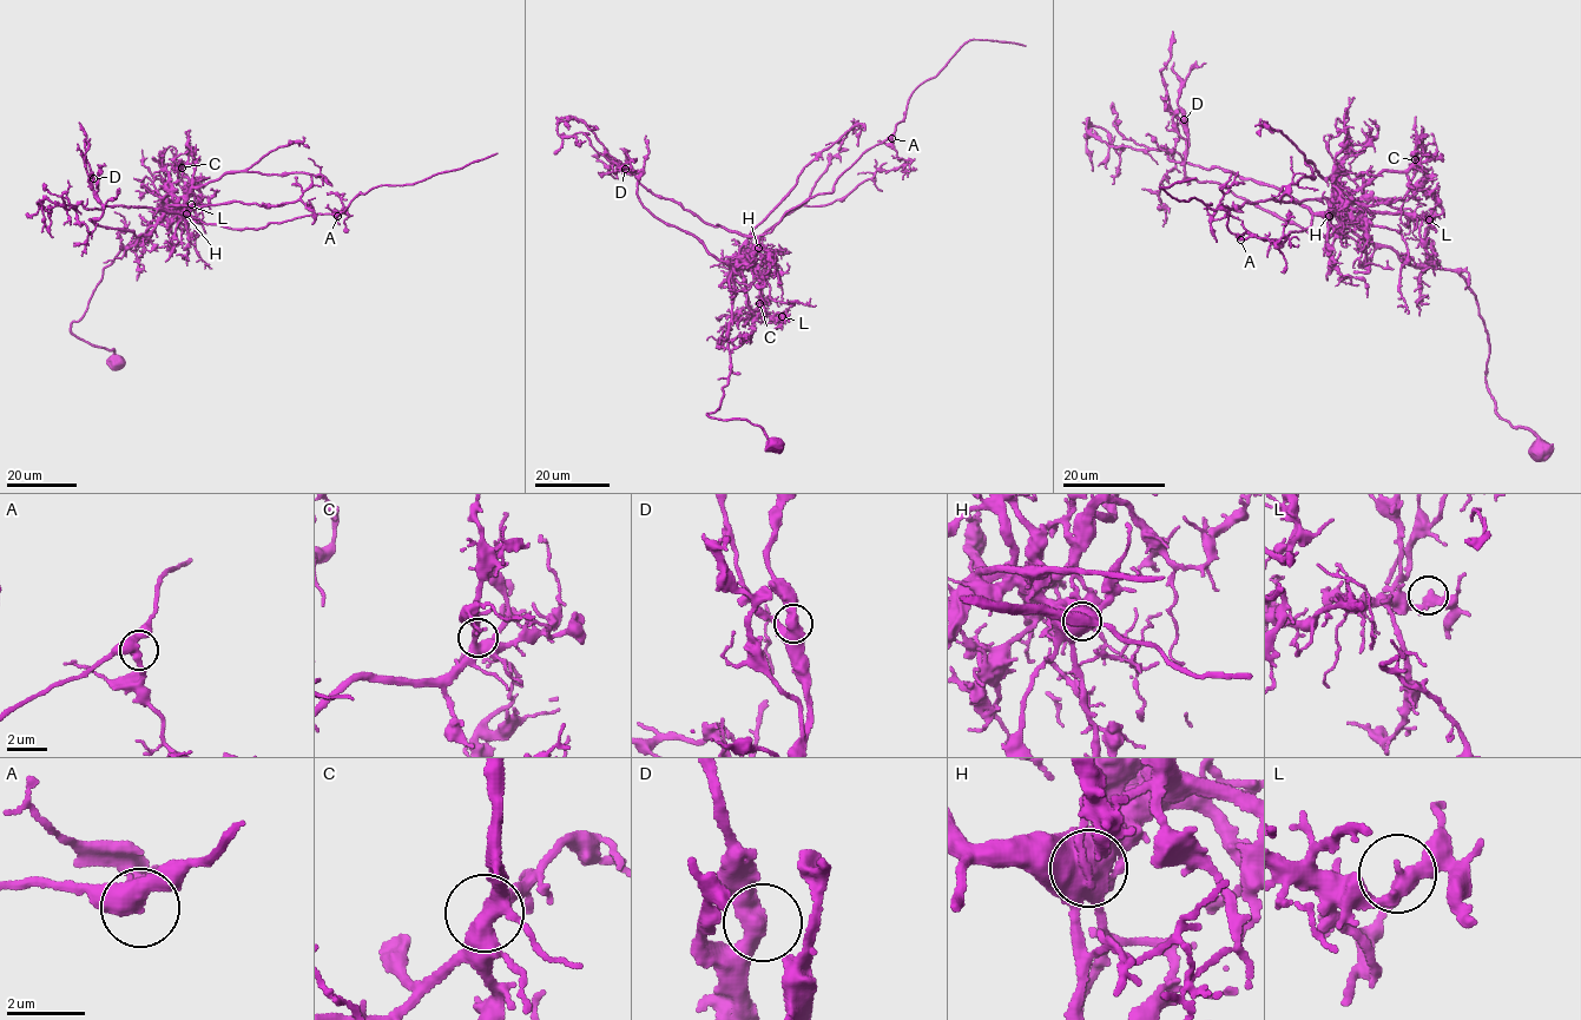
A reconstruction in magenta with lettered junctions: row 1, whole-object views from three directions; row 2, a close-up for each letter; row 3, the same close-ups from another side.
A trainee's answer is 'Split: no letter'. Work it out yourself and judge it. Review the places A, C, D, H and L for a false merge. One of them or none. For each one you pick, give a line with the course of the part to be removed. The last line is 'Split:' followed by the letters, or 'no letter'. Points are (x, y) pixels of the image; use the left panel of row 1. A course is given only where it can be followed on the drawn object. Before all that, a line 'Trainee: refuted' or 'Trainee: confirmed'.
Trainee: refuted
H: course (186, 214), (206, 224), (250, 229), (316, 214), (338, 215), (355, 197), (377, 186), (414, 184), (496, 153)
Split: H

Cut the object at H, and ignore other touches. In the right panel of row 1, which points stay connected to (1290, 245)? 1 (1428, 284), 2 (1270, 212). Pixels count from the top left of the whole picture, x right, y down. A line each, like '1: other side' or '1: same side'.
1: other side
2: other side

